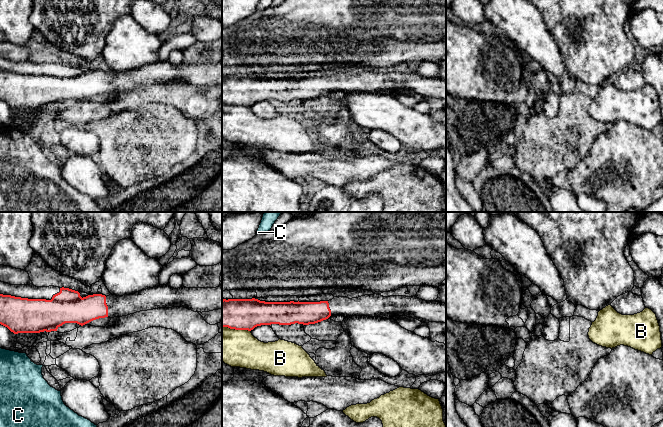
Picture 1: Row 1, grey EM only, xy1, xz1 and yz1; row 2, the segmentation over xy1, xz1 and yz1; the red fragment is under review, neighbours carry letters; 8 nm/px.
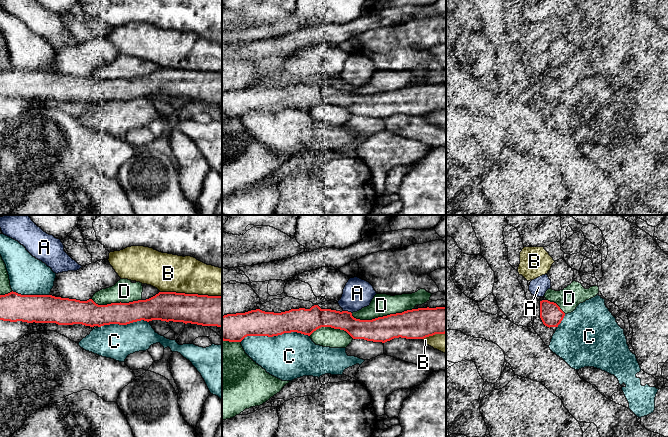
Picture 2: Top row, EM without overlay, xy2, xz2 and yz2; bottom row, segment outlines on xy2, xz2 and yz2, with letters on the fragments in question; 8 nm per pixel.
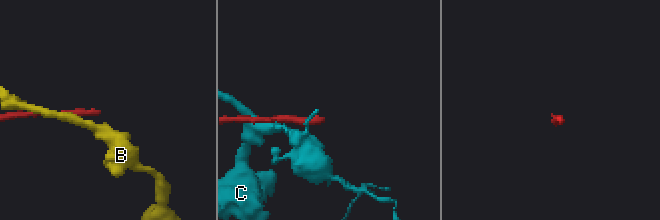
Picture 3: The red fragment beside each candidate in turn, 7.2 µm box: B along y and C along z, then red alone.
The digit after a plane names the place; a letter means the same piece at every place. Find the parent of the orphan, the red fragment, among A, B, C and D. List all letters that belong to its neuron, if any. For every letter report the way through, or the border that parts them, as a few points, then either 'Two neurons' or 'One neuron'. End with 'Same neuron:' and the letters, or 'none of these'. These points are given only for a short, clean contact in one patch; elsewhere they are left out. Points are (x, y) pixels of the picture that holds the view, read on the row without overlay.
A: Two neurons
B: Two neurons
C: Two neurons
D: Two neurons
Same neuron: none of these

